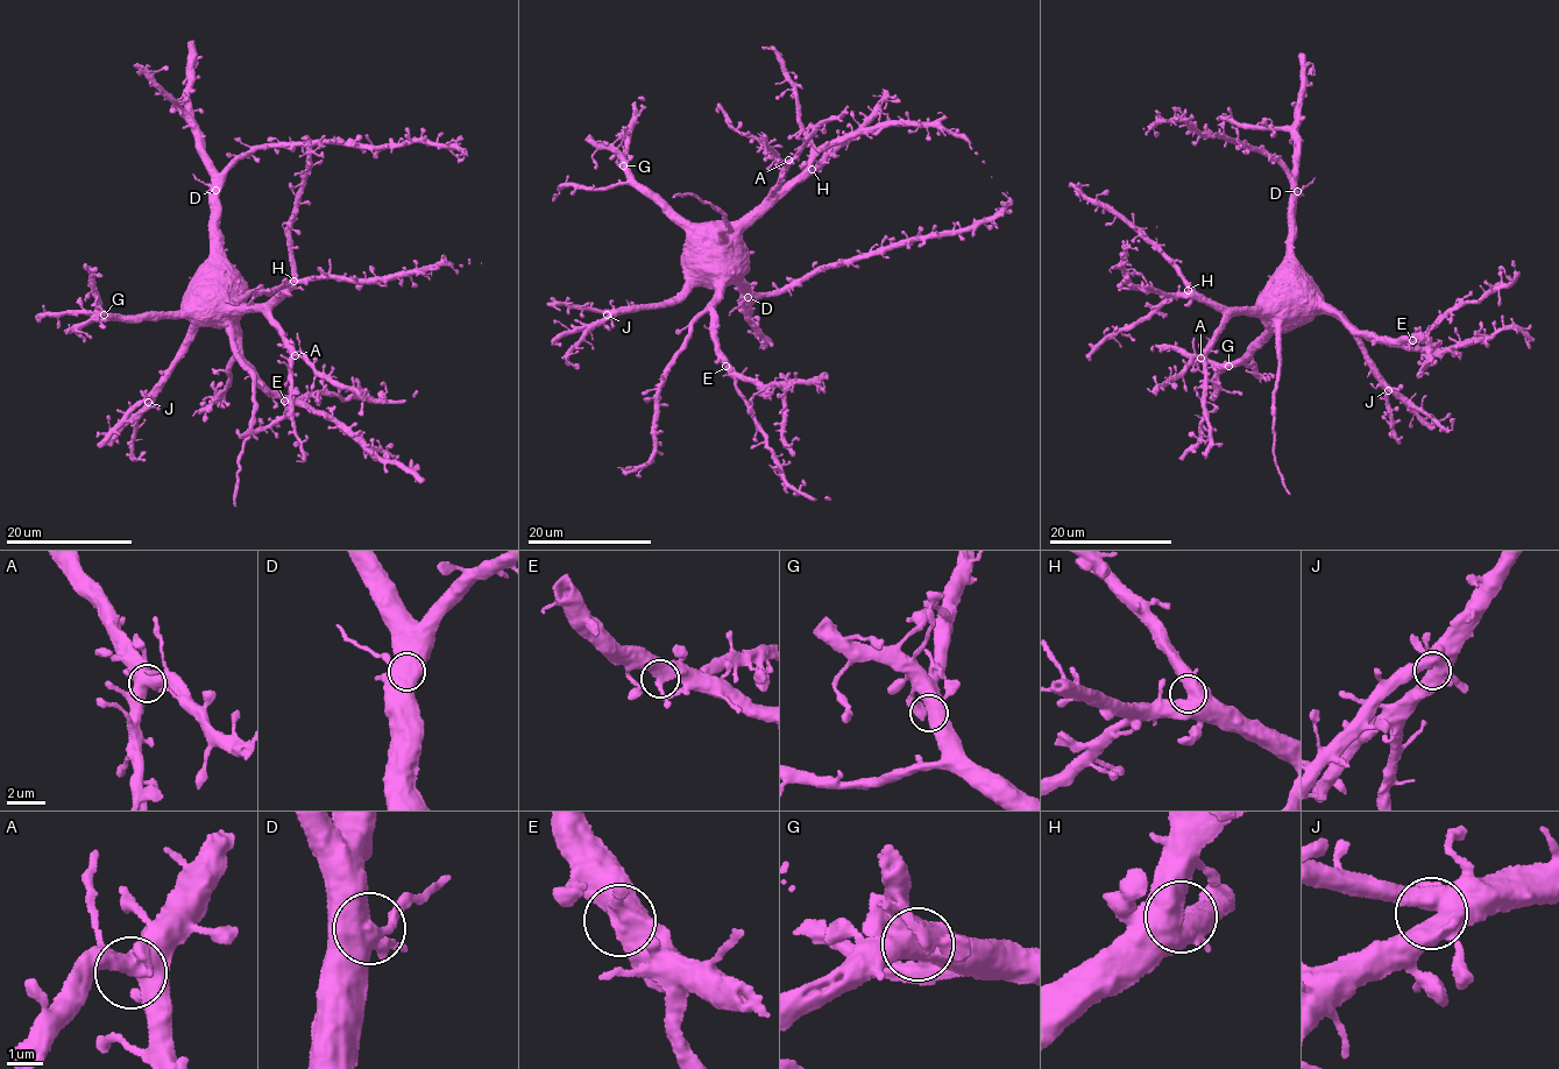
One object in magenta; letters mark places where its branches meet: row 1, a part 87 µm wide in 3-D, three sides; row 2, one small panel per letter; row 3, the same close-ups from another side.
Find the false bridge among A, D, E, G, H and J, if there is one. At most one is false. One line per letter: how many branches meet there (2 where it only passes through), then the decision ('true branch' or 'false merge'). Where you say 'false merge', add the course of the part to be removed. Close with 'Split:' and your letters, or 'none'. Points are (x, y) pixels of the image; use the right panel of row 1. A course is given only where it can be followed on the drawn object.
A: 3 branches meet; true branch
D: 3 branches meet; false merge; foreign part runs (1298, 192), (1316, 178)
E: 3 branches meet; true branch
G: 3 branches meet; true branch
H: 3 branches meet; true branch
J: 4 branches meet; true branch
Split: D

